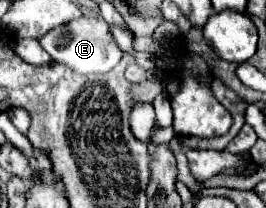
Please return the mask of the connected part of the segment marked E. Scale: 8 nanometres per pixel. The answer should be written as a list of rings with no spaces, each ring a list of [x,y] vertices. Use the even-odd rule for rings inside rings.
[[[82,16],[66,26],[58,26],[44,34],[40,40],[42,48],[64,66],[70,66],[76,74],[106,74],[122,60],[122,50],[116,46],[108,24],[102,16]]]

